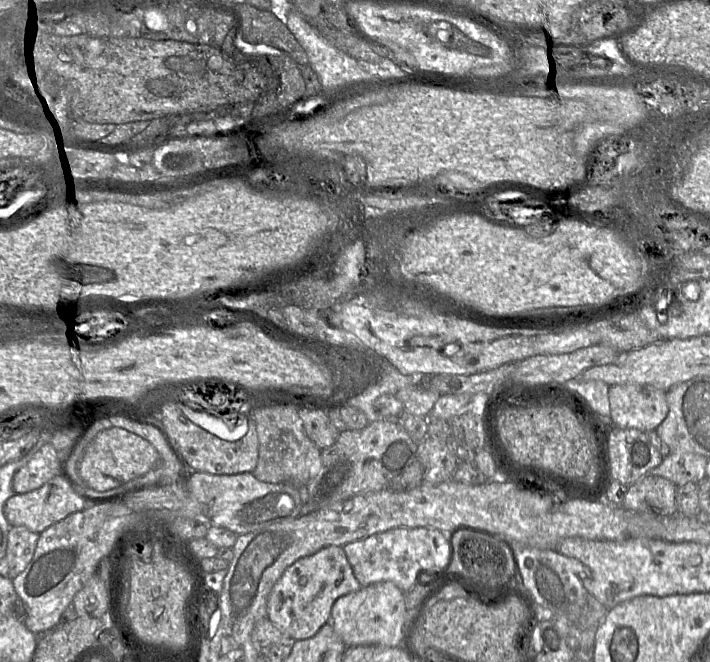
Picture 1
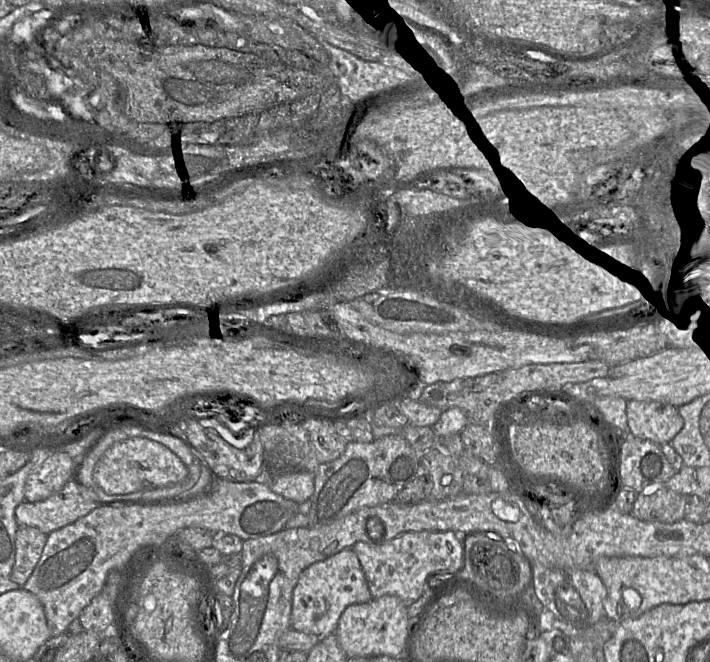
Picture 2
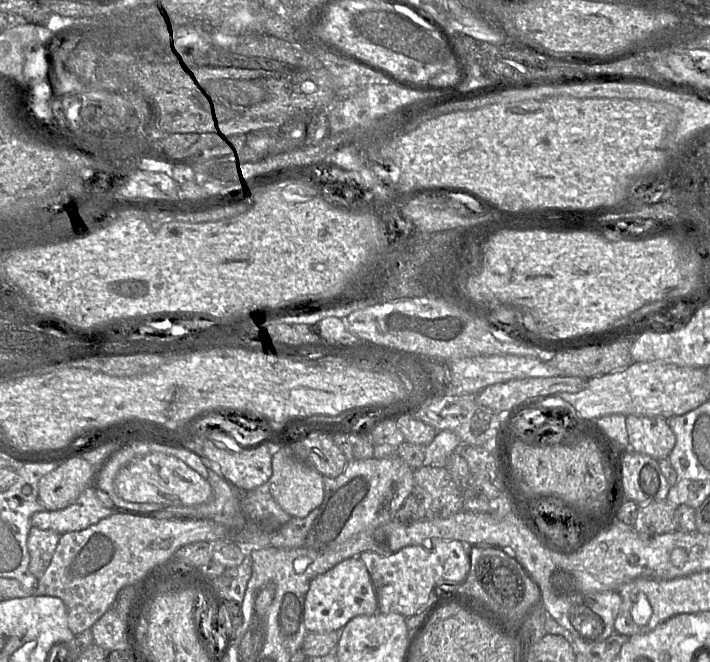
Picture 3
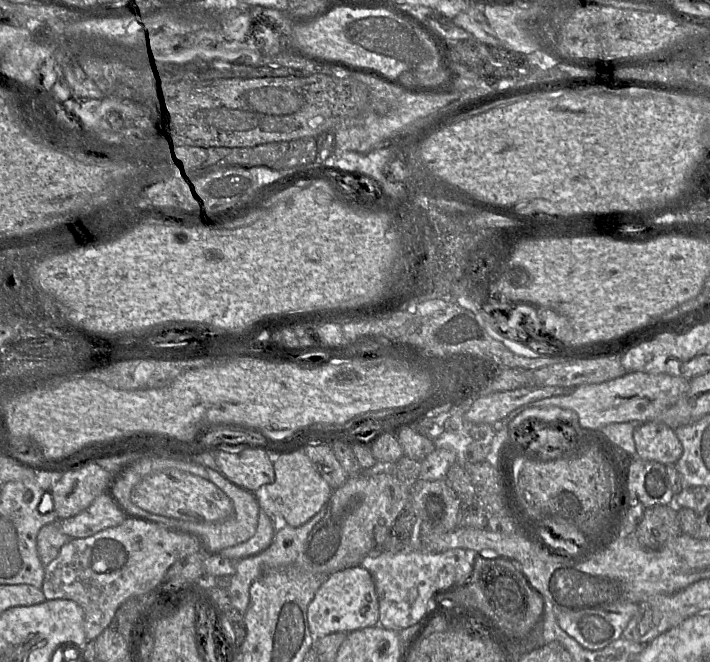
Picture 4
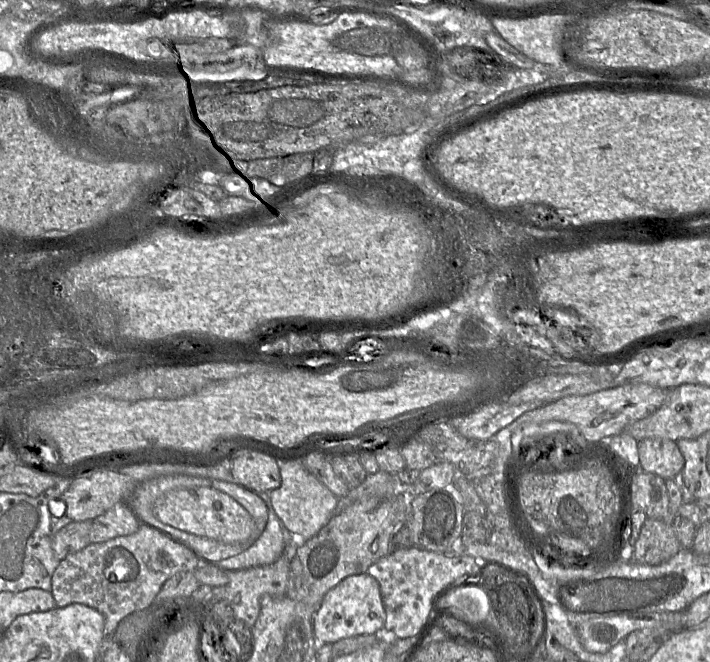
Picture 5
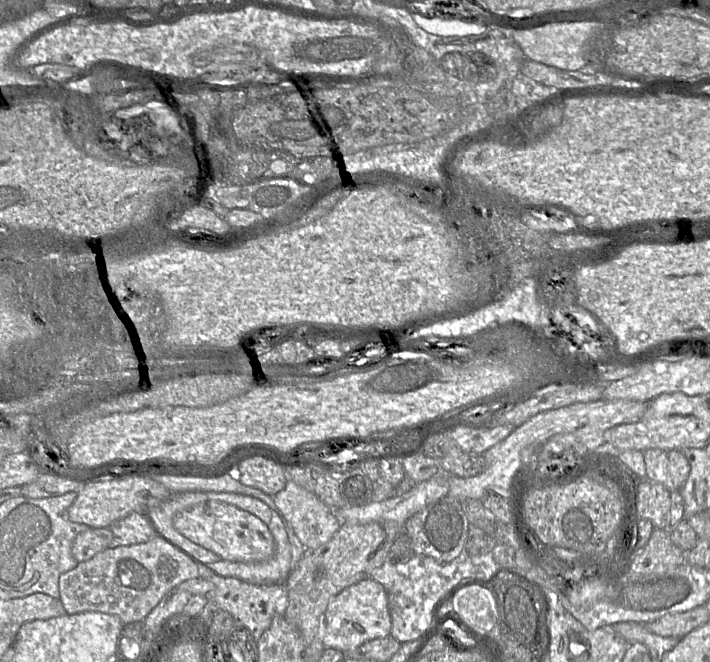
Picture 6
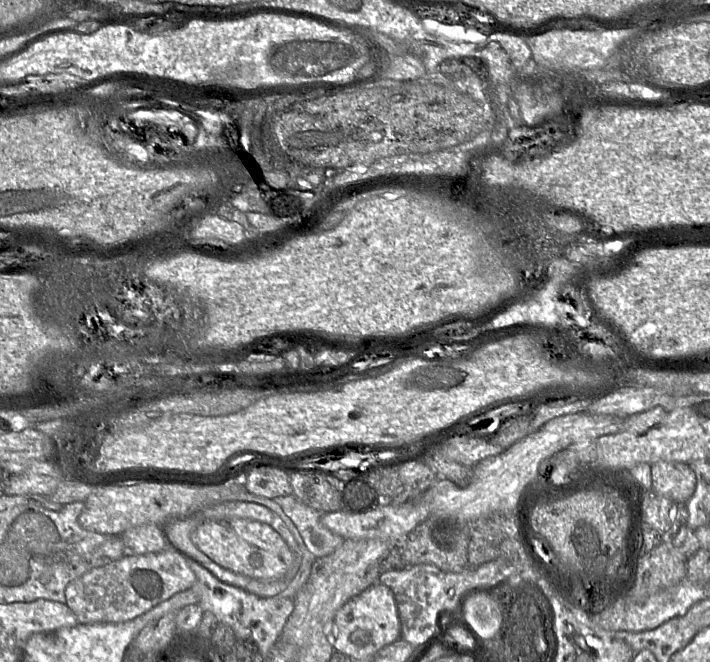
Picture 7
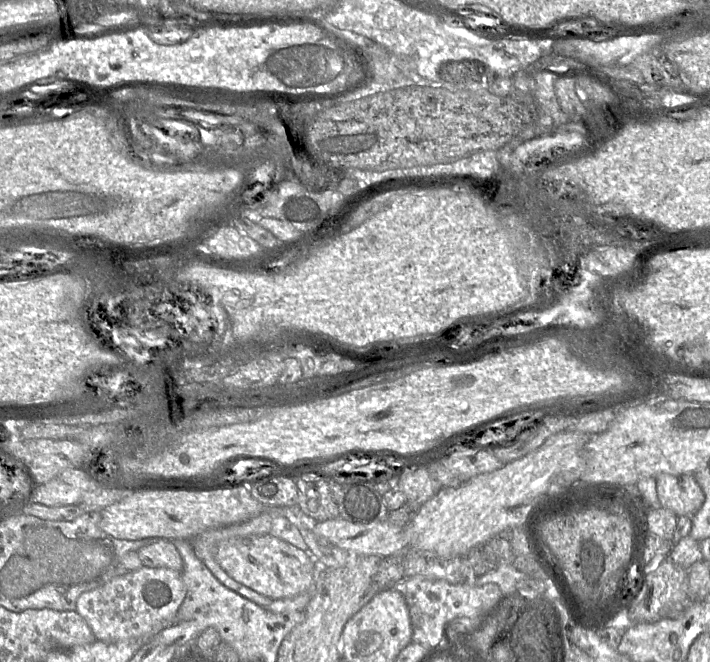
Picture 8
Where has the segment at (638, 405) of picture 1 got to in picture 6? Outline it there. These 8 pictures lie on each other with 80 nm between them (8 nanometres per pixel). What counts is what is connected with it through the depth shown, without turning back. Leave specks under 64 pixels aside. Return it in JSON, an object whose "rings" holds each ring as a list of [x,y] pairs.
{"rings":[[[648,449],[643,452],[647,478],[668,490],[680,490],[688,479],[690,466],[680,450]]]}

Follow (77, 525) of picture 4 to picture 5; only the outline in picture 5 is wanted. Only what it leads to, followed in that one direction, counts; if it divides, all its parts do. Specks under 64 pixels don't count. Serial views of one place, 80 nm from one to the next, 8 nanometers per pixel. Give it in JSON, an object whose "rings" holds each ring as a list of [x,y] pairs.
{"rings":[[[121,502],[92,521],[90,539],[92,543],[106,542],[110,539],[134,534],[141,521],[131,507]]]}

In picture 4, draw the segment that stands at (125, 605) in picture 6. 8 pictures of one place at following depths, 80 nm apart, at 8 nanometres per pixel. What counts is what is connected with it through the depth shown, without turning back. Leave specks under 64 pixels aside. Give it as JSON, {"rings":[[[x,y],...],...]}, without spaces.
{"rings":[[[129,516],[118,526],[67,542],[58,556],[45,567],[41,590],[47,600],[71,600],[78,604],[84,613],[85,635],[88,640],[95,641],[111,626],[117,609],[125,601],[148,596],[145,605],[155,600],[169,568],[202,550],[202,542],[193,534]]]}

